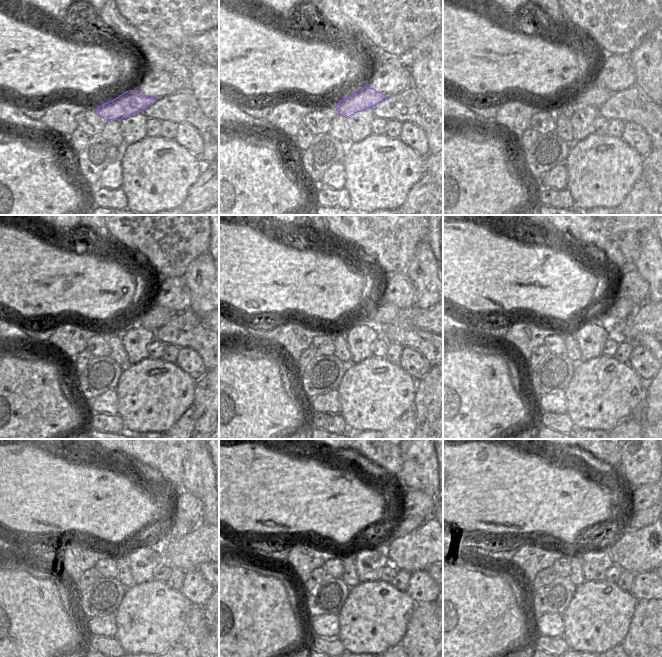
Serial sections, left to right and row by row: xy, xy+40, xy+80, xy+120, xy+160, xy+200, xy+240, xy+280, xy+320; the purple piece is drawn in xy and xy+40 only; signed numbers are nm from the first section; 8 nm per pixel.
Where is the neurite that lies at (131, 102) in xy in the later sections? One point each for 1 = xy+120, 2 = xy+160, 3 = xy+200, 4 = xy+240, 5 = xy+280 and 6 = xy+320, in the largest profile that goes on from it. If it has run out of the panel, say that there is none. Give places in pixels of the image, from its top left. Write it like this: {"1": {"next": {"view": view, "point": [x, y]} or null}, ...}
{"1": {"next": {"view": "xy+120", "point": [154, 317]}}, "2": {"next": {"view": "xy+160", "point": [385, 313]}}, "3": {"next": {"view": "xy+200", "point": [620, 308]}}, "4": {"next": {"view": "xy+240", "point": [176, 530]}}, "5": {"next": {"view": "xy+280", "point": [405, 525]}}, "6": {"next": {"view": "xy+320", "point": [637, 520]}}}

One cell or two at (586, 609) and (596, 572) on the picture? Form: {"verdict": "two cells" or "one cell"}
{"verdict": "two cells"}

